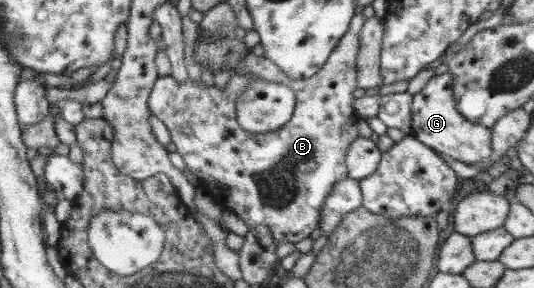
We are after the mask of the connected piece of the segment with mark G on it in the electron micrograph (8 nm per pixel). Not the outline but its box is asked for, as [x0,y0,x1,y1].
[410,73,494,164]

